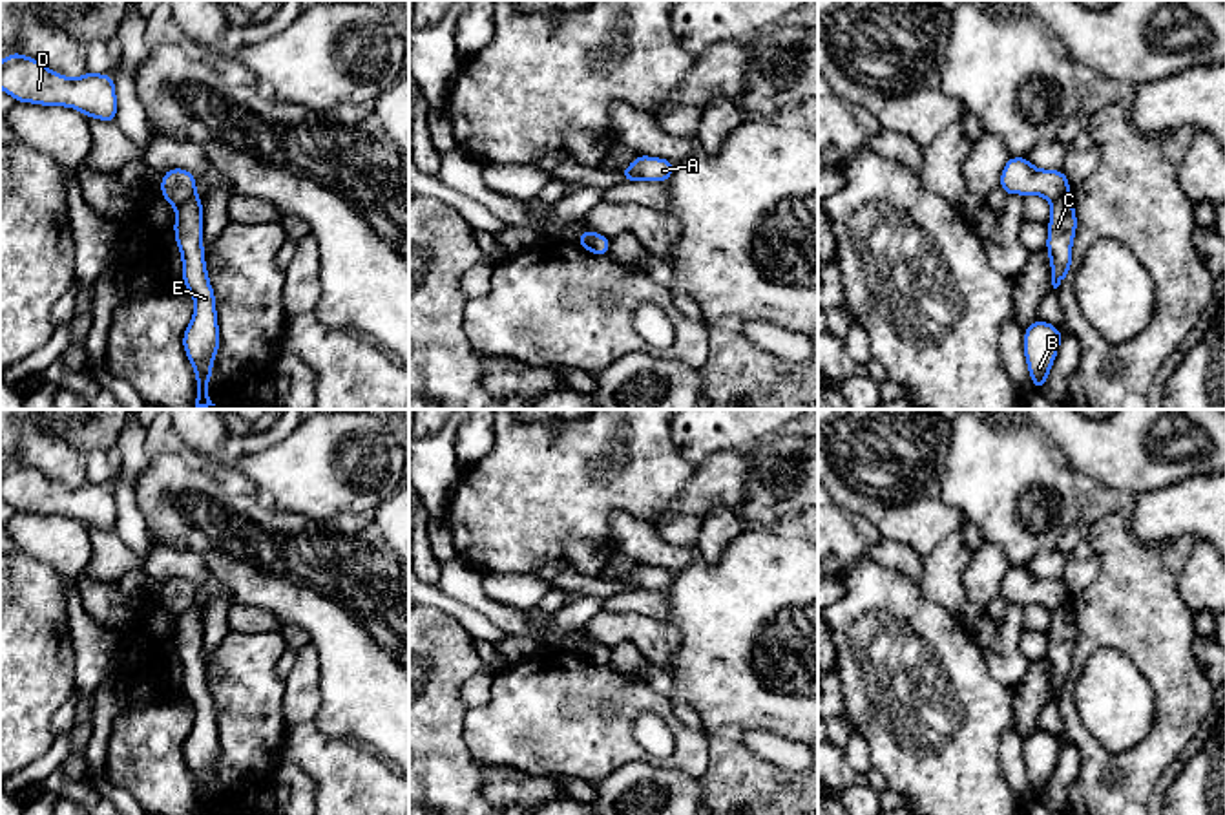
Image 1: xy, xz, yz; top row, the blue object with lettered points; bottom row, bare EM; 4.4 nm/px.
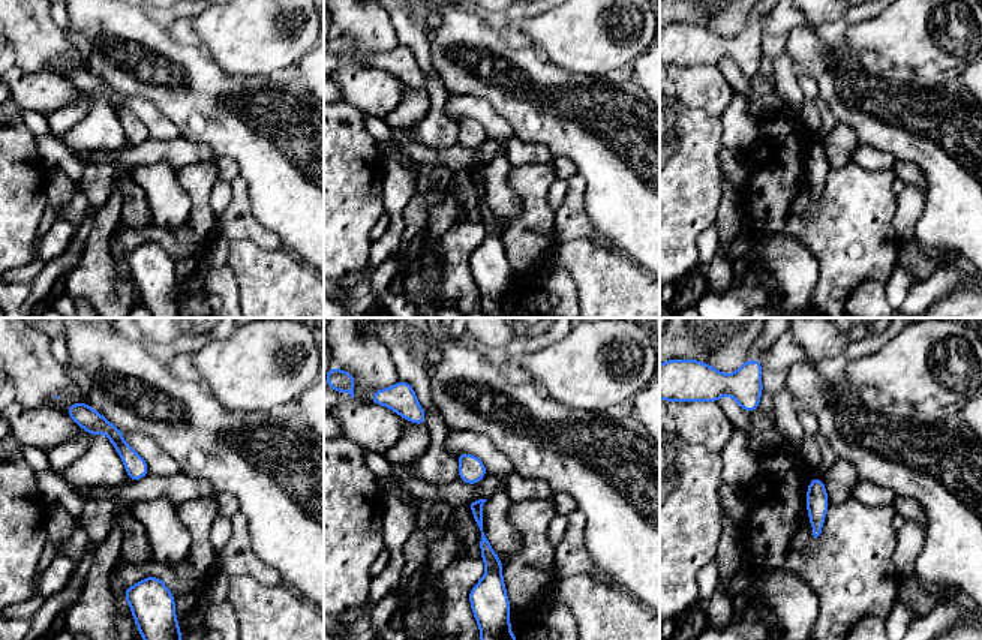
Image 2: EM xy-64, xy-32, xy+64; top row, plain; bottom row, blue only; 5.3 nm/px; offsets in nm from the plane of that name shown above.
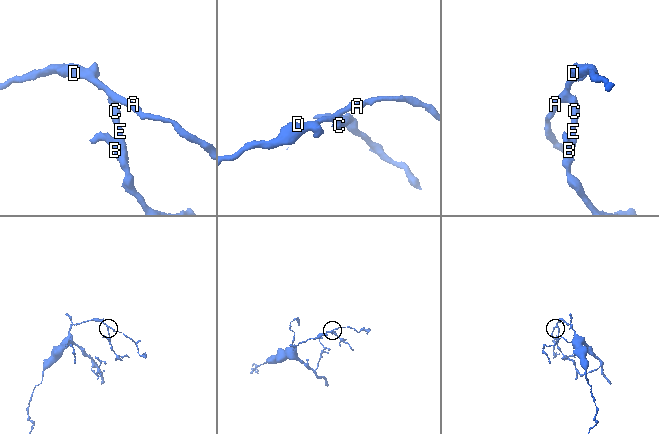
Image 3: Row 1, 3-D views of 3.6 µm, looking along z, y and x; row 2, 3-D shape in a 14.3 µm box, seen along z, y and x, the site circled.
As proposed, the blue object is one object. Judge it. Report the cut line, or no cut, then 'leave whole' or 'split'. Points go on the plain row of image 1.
cut in xy along (194, 603), (177, 616); split

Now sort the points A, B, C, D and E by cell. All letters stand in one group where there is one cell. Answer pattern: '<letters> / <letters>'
A D / B C E

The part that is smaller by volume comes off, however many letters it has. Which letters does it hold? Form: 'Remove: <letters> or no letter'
Remove: B, C, E

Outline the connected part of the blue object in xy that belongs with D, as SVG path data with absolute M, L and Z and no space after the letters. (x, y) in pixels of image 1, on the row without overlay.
M13 460L0 471L0 497L16 512L69 515L88 526L117 532L115 488L108 482L88 481L80 488L68 488Z

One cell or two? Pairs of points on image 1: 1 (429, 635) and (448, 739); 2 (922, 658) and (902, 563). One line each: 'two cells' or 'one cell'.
1: one cell
2: two cells

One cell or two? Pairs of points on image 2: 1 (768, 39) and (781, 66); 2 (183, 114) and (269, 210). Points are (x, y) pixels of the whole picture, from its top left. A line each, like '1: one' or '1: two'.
1: one
2: one

